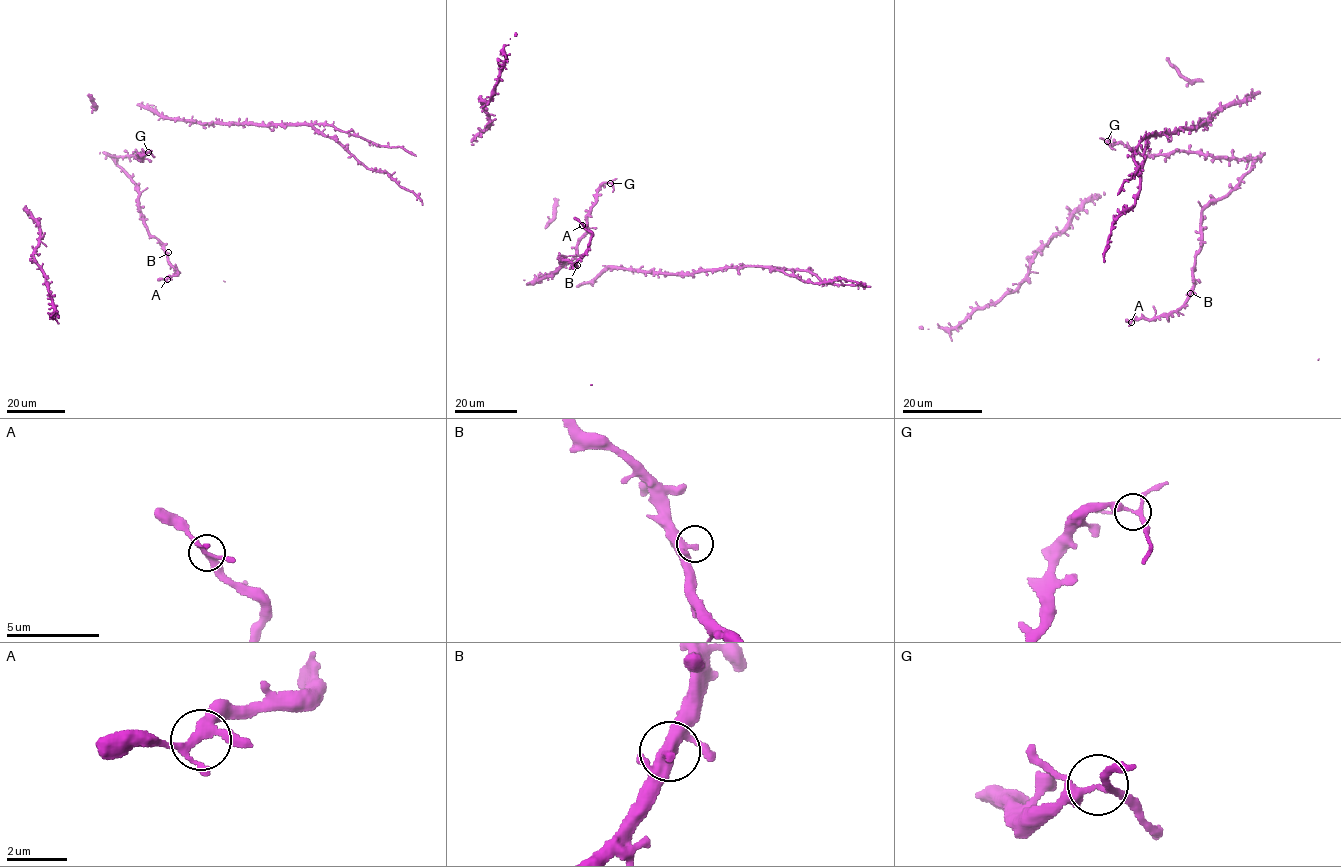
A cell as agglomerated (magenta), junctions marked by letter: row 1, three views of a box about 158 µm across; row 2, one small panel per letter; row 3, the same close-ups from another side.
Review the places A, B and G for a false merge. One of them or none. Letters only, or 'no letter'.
G

